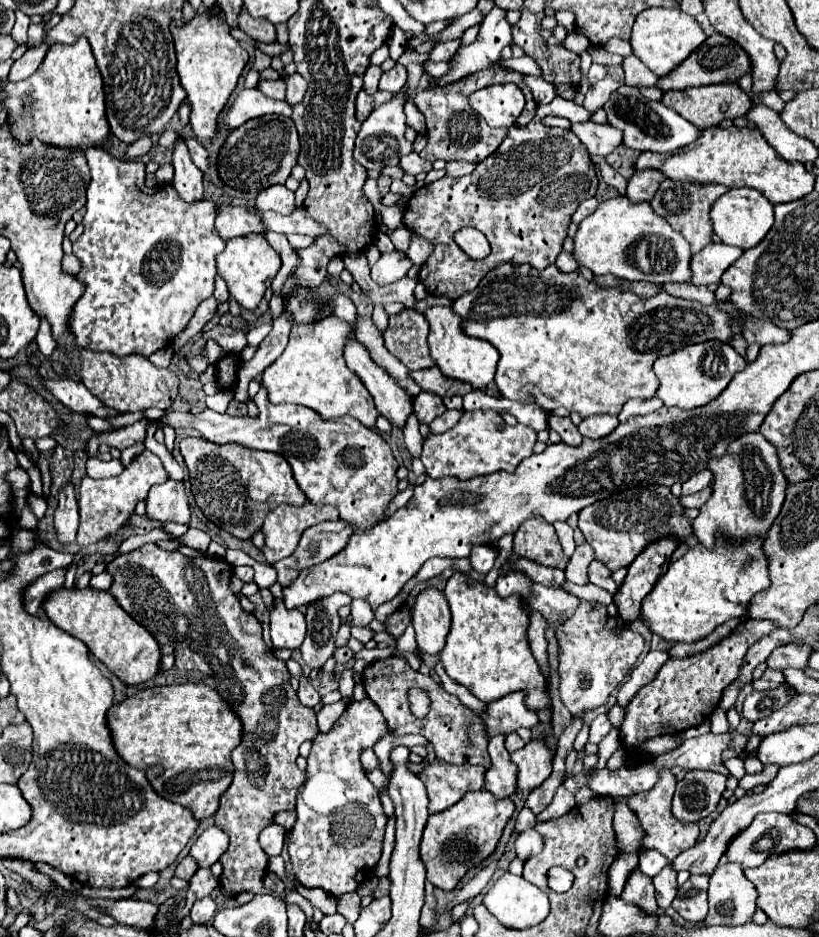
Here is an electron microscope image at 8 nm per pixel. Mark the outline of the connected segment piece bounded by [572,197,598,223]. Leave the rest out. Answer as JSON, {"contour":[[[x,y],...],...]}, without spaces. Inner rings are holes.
{"contour":[[[596,197],[582,201],[582,203],[578,205],[576,213],[572,215],[572,221],[574,221],[574,223],[580,223],[584,217],[588,217],[590,213],[594,213],[594,211],[596,211],[596,207],[598,207],[598,201],[596,201]]]}

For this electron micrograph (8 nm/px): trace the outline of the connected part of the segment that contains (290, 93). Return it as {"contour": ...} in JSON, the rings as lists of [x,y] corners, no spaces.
{"contour":[[[294,73],[286,79],[286,99],[290,105],[296,105],[304,99],[304,93],[306,93],[306,81],[302,79],[302,75]]]}

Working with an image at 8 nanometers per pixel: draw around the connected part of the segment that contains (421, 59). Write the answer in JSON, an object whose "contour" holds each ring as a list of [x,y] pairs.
{"contour":[[[406,50],[400,57],[400,59],[398,59],[398,63],[406,66],[409,63],[412,62],[417,62],[417,63],[424,63],[427,59],[428,59],[429,54],[425,53],[425,54],[420,54],[418,52],[416,52],[415,50]]]}

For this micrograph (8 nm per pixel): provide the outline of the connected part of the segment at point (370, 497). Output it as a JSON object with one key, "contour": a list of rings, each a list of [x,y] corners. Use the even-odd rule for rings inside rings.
{"contour":[[[264,387],[254,397],[254,403],[260,409],[256,419],[230,417],[226,413],[204,409],[196,415],[168,411],[156,423],[158,427],[170,425],[174,429],[196,429],[202,433],[202,437],[214,443],[238,443],[250,449],[280,453],[284,459],[288,459],[294,471],[294,479],[298,481],[298,487],[304,491],[308,501],[334,505],[340,511],[340,519],[346,519],[346,523],[354,525],[356,533],[368,531],[384,519],[384,511],[390,499],[398,493],[398,461],[394,459],[388,443],[378,433],[366,429],[352,417],[326,421],[312,409],[300,405],[272,405],[266,399]]]}

